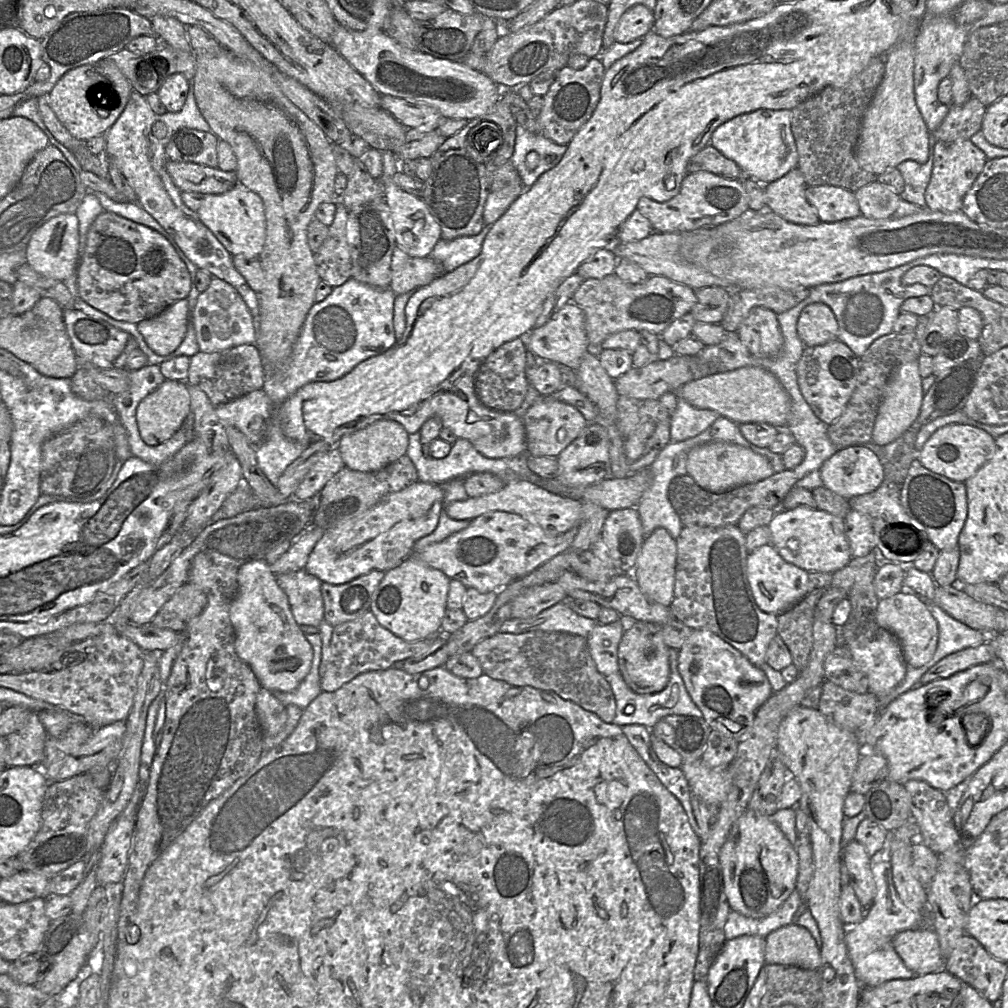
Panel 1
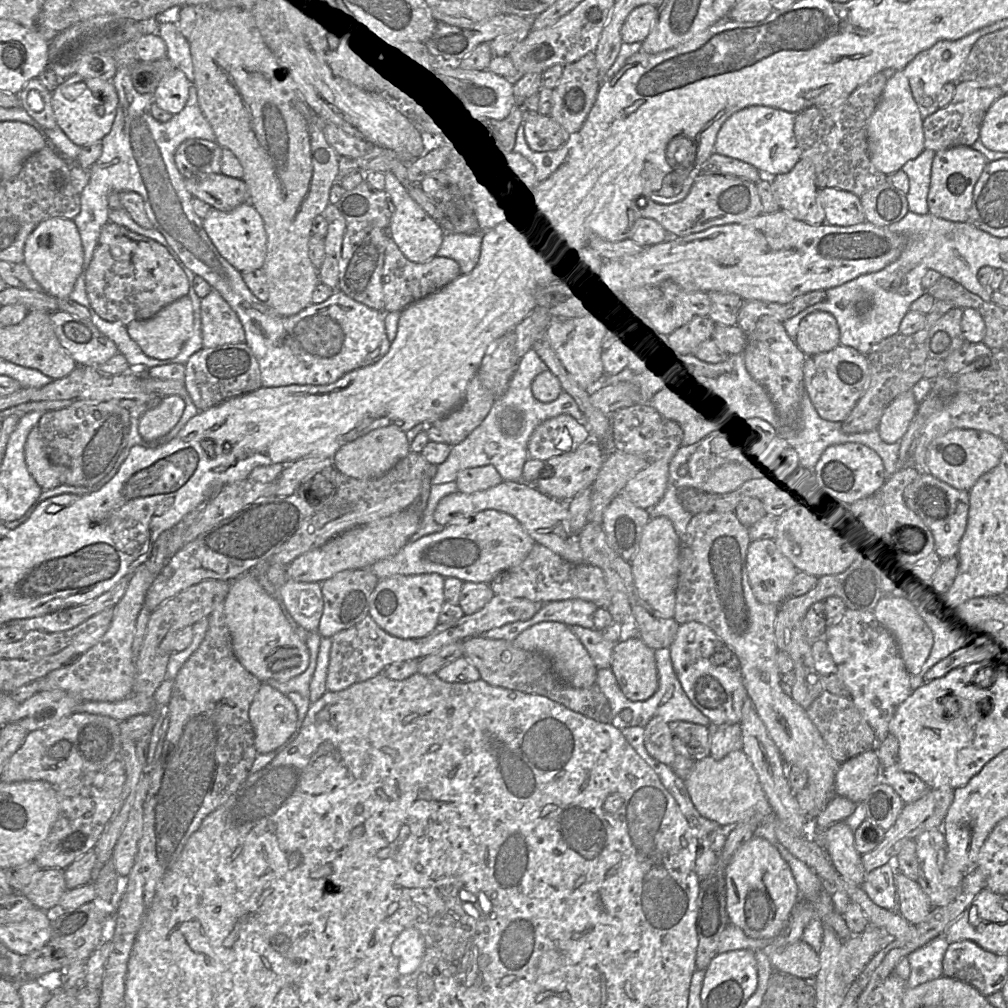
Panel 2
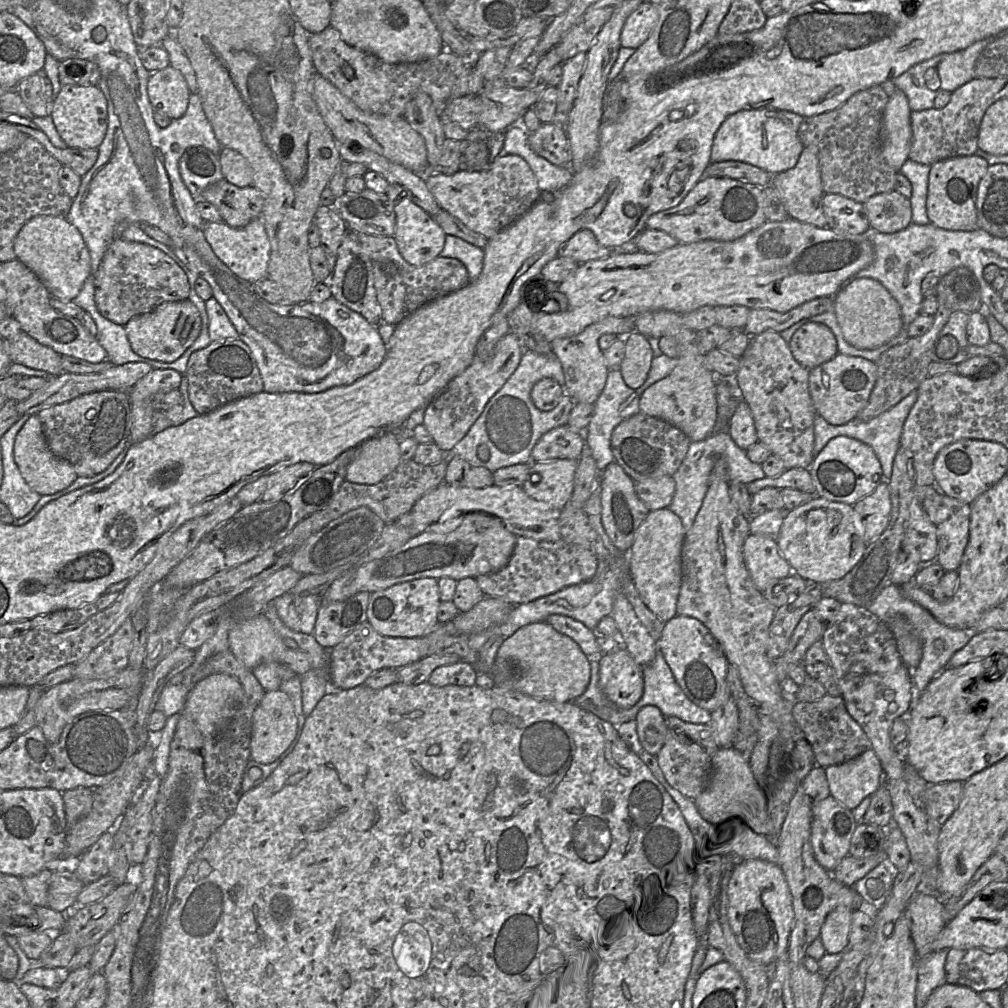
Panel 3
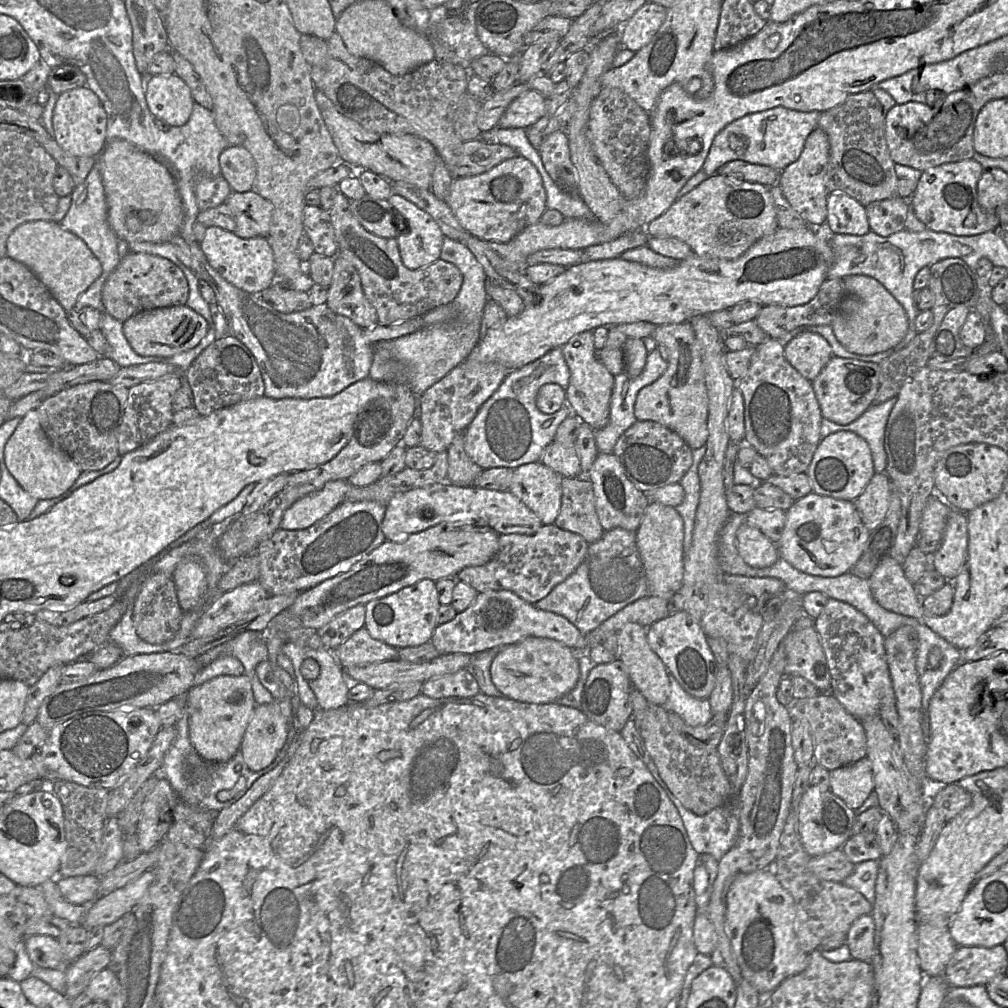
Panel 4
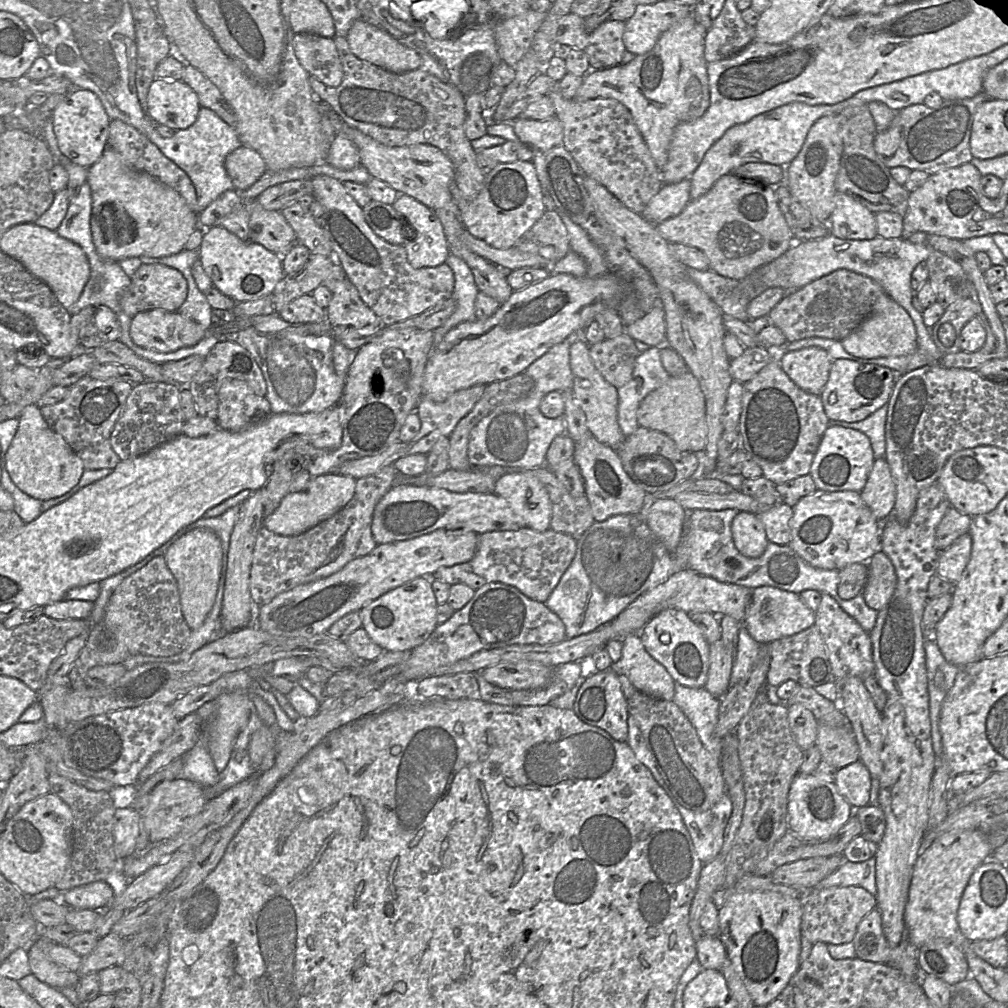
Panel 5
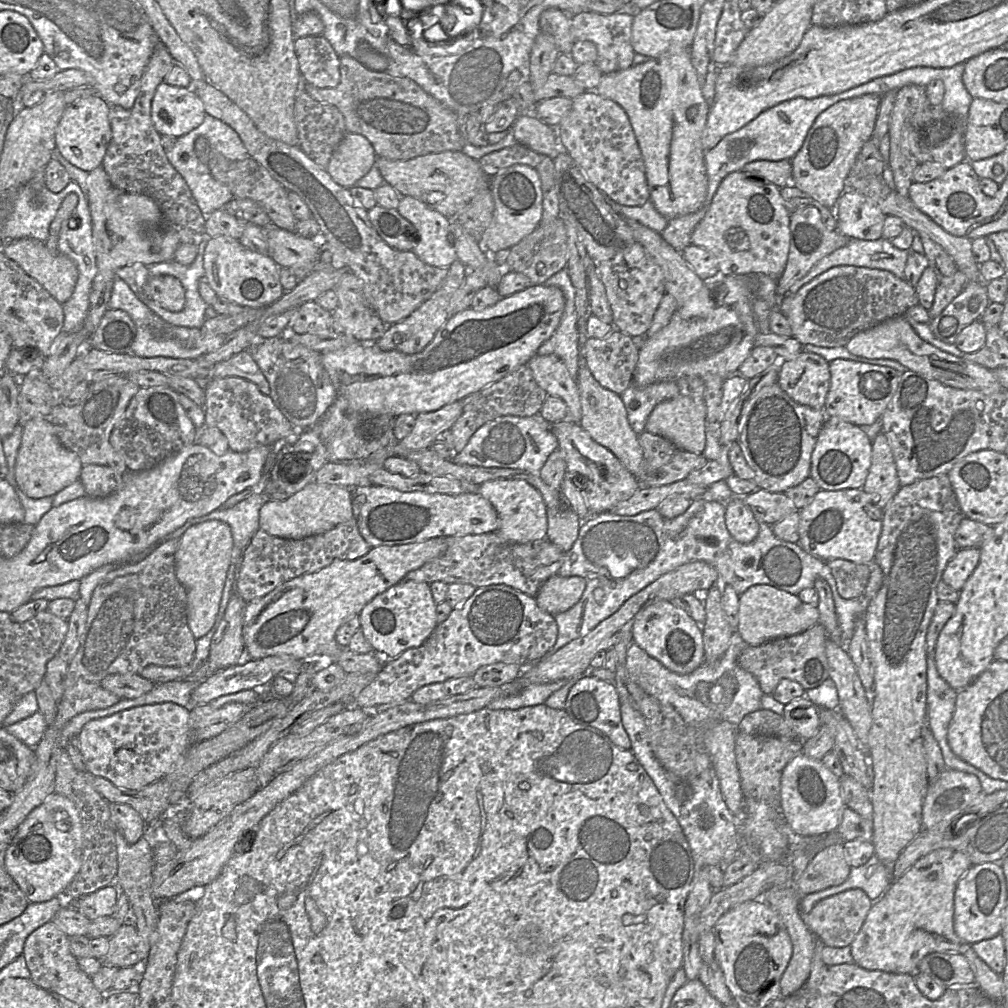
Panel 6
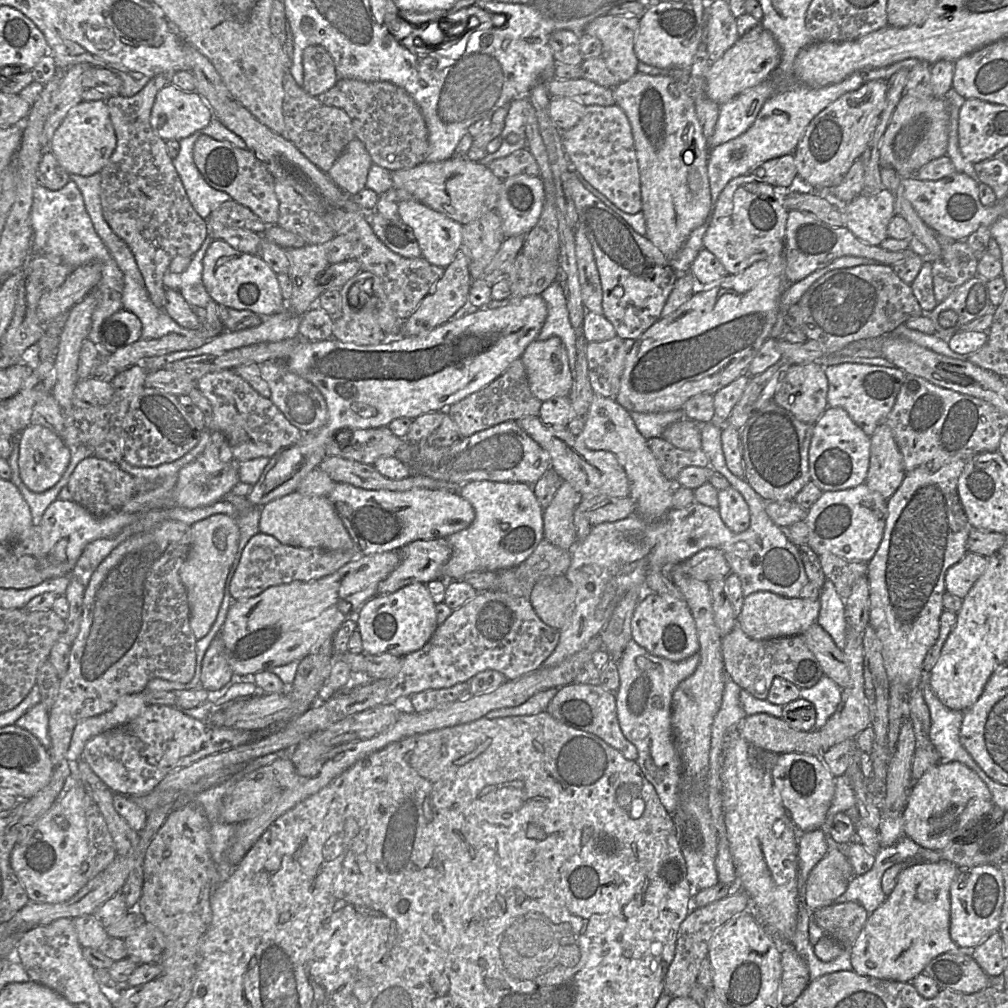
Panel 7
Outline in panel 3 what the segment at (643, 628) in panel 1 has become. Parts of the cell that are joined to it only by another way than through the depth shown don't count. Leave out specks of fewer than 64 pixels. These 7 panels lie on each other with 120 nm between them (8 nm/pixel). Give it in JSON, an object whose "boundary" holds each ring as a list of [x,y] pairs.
{"boundary":[[[621,644],[616,651],[603,655],[598,662],[599,688],[603,695],[621,709],[633,707],[643,695],[643,667],[634,660],[632,655]]]}

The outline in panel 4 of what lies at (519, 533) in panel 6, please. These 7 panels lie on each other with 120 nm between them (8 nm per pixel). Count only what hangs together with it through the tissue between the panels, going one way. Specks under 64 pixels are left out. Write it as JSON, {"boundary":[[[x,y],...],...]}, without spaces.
{"boundary":[[[540,461],[522,465],[513,471],[509,491],[517,496],[541,520],[543,525],[555,523],[561,508],[563,477]]]}

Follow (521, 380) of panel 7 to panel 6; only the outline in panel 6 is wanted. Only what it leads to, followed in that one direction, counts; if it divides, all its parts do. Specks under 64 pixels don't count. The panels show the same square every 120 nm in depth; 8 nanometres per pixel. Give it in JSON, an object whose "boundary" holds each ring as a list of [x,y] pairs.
{"boundary":[[[523,365],[501,380],[463,399],[461,416],[450,429],[454,441],[454,453],[467,445],[472,435],[484,424],[502,416],[531,417],[540,413],[547,393],[537,384],[532,371]]]}

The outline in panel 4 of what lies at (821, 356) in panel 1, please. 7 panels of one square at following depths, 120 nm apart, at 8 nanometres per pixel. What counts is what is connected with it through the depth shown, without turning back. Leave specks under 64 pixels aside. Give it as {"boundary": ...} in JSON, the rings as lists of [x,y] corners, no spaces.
{"boundary":[[[833,356],[811,382],[824,419],[847,425],[858,419],[873,404],[880,386],[878,363]]]}

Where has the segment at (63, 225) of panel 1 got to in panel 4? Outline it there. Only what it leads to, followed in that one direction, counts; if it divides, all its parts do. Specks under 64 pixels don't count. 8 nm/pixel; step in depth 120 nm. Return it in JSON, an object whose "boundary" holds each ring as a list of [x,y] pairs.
{"boundary":[[[33,220],[18,225],[9,235],[6,247],[7,256],[30,268],[66,312],[74,308],[78,296],[101,274],[101,264],[85,242],[53,220]]]}

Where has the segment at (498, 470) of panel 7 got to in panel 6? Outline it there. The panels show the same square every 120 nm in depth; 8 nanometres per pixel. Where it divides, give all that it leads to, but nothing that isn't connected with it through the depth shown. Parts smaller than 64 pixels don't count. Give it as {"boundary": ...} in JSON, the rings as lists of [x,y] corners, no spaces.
{"boundary":[[[540,414],[531,417],[502,416],[480,427],[452,460],[458,464],[484,468],[510,468],[539,474],[548,457],[558,449],[551,425]]]}

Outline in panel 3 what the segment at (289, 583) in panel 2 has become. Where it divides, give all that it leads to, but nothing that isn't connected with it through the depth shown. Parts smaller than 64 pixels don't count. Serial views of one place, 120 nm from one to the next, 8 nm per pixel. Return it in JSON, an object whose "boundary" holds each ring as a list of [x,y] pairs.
{"boundary":[[[286,592],[273,600],[281,621],[293,631],[314,634],[315,623],[321,605],[317,594],[299,595]]]}

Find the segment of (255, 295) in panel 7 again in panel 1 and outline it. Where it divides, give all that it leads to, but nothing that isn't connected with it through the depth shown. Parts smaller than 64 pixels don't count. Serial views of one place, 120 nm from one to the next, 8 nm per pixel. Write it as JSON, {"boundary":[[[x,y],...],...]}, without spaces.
{"boundary":[[[237,184],[223,194],[207,194],[197,210],[201,222],[232,255],[259,259],[266,239],[266,220],[262,199],[255,192]]]}

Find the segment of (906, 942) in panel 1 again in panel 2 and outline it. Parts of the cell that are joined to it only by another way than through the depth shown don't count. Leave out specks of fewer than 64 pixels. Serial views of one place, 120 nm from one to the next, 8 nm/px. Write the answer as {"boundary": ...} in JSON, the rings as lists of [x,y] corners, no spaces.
{"boundary":[[[939,936],[908,954],[910,977],[908,987],[916,987],[943,976],[943,959],[950,943]]]}

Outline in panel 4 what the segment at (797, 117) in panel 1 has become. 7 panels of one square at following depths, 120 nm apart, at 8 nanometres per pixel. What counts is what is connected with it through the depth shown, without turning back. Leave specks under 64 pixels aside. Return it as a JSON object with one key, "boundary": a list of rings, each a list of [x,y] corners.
{"boundary":[[[864,91],[849,96],[843,103],[821,113],[817,127],[822,129],[829,140],[829,162],[827,170],[827,189],[830,193],[844,193],[866,207],[874,201],[898,196],[898,177],[895,163],[891,159],[885,140],[885,117],[880,102],[872,91]]]}

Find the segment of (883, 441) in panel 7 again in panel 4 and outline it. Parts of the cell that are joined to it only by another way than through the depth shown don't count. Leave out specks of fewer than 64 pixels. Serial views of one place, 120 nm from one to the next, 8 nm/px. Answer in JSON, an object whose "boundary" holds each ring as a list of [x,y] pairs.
{"boundary":[[[875,473],[862,494],[854,501],[866,528],[878,527],[886,518],[891,497],[892,482],[886,473]]]}

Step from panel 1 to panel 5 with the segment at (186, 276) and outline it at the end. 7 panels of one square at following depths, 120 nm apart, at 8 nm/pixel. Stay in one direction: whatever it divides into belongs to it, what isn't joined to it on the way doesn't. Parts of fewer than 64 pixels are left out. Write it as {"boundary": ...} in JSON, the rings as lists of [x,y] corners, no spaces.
{"boundary":[[[141,264],[130,277],[130,285],[120,297],[123,312],[133,317],[138,312],[162,309],[175,312],[187,297],[187,281],[180,271],[162,264]]]}

